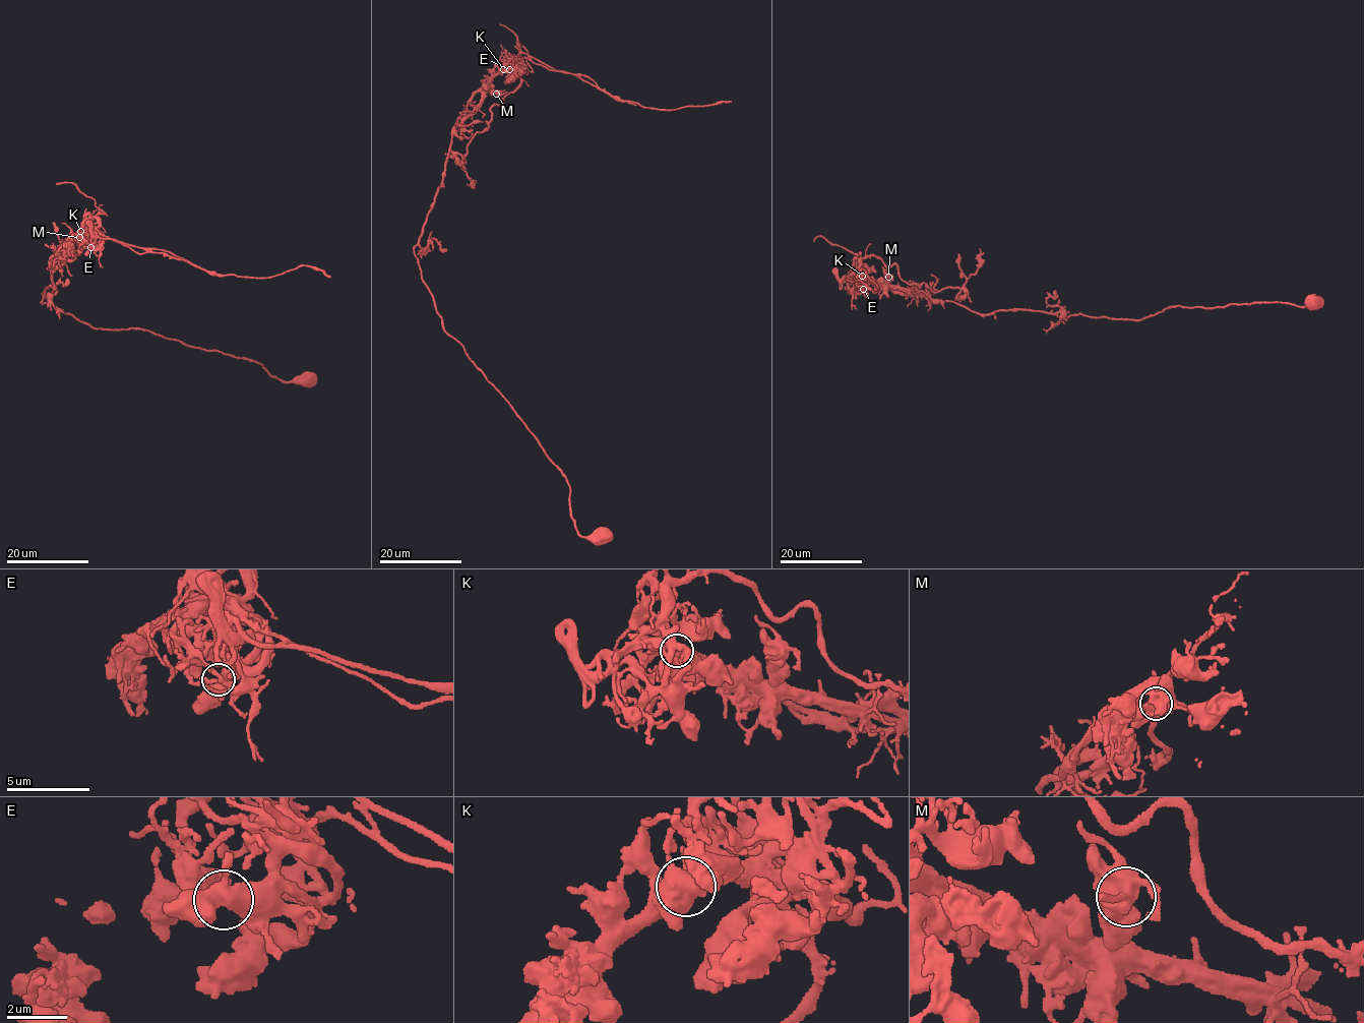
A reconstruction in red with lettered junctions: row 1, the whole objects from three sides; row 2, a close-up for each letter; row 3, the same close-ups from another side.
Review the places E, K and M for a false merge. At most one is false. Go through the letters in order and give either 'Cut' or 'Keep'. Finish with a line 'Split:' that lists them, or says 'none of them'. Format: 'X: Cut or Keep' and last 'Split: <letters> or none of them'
E: Keep
K: Cut
M: Keep
Split: K

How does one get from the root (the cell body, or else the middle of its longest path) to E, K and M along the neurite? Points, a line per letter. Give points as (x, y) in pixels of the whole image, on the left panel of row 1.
E: (307, 379), (139, 328), (94, 327), (40, 301), (54, 288), (50, 258), (75, 235), (90, 247)
K: (307, 379), (283, 381), (256, 361), (139, 328), (94, 327), (42, 302), (54, 288), (50, 258), (80, 232)
M: (307, 379), (283, 381), (256, 361), (139, 328), (94, 327), (42, 302), (54, 288), (48, 264), (79, 237)

